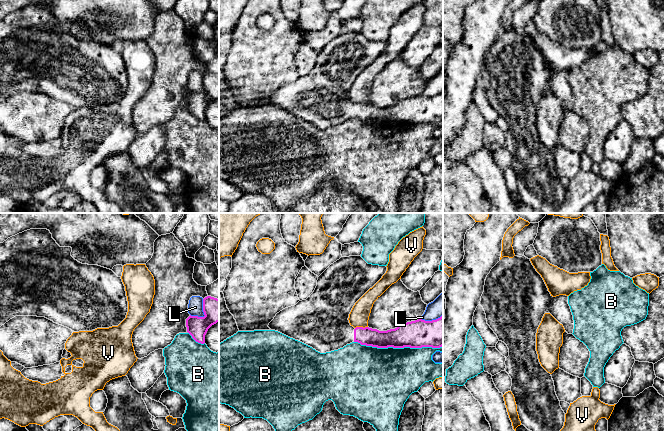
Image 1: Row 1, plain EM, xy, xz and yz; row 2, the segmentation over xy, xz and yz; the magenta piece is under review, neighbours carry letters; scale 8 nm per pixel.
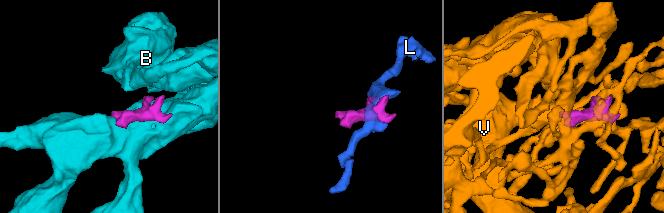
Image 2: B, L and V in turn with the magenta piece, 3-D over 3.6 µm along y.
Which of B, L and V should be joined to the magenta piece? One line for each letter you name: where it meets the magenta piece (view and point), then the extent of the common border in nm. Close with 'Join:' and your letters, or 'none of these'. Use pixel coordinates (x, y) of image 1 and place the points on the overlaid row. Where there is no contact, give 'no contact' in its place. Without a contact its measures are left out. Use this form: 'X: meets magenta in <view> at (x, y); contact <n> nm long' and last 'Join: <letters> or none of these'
Join: none of these

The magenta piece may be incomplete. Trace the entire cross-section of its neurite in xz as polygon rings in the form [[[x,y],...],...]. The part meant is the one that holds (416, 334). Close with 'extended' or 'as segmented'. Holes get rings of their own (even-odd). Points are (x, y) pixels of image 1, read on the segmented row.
[[[361,256],[341,257],[331,264],[317,280],[314,292],[296,305],[276,314],[269,323],[271,330],[298,340],[320,353],[343,348],[352,342],[377,348],[440,348],[443,346],[443,315],[432,321],[418,319],[395,329],[379,331],[350,325],[349,314],[355,303],[386,273],[386,266],[368,264]]]; extended

